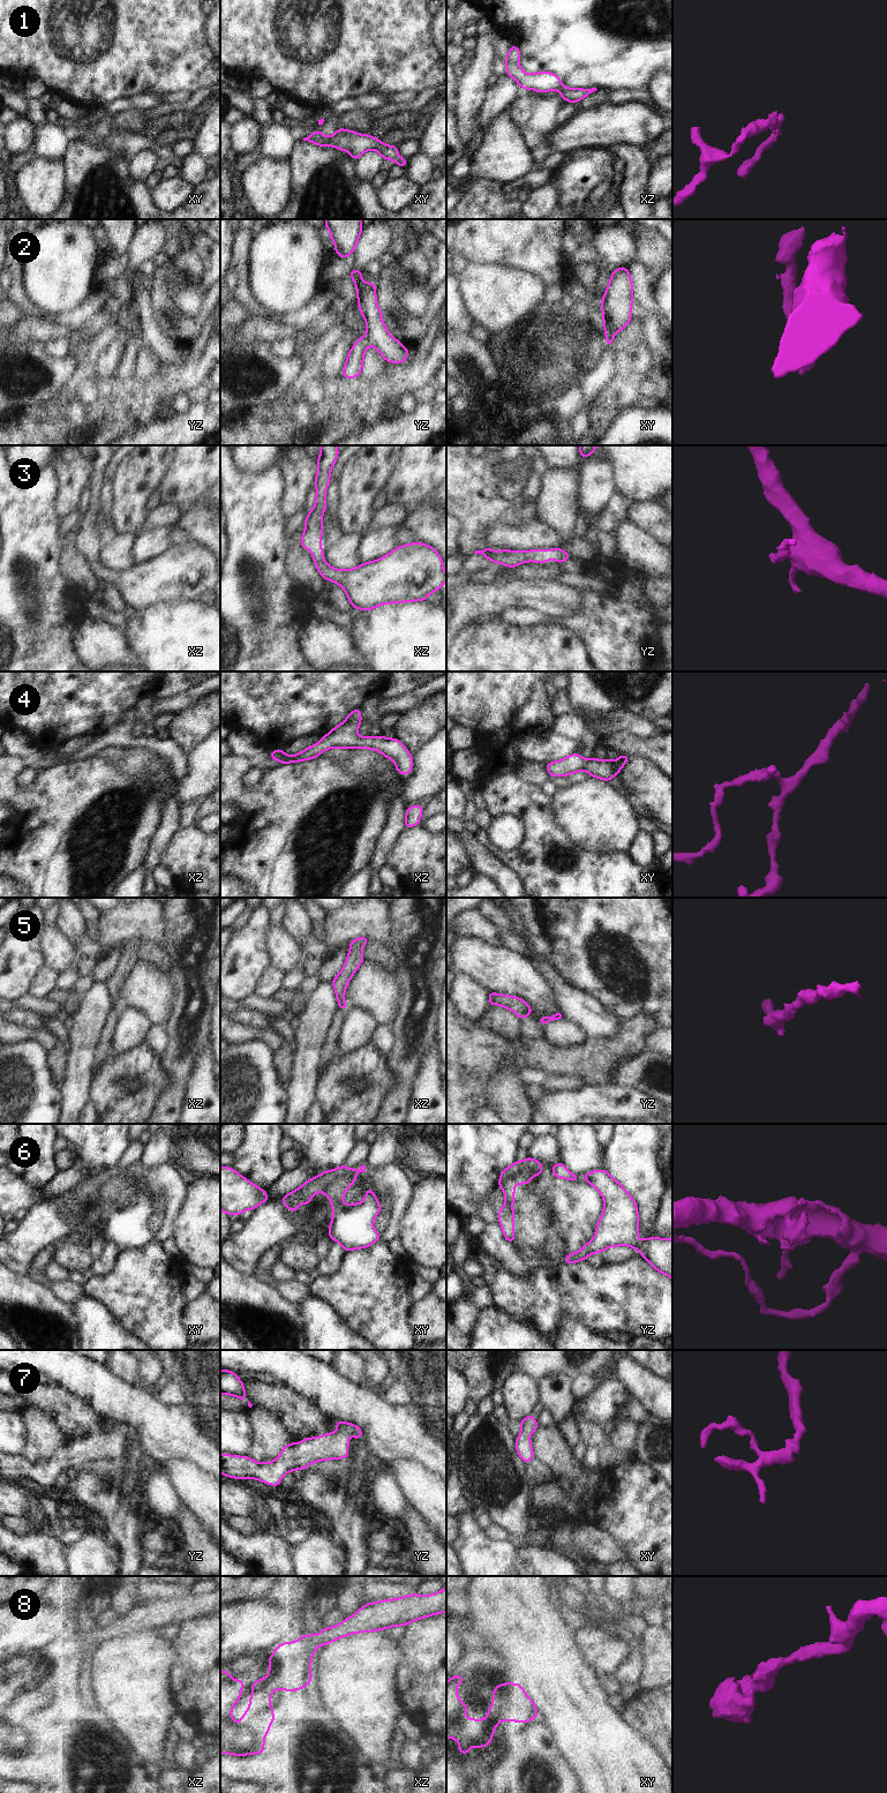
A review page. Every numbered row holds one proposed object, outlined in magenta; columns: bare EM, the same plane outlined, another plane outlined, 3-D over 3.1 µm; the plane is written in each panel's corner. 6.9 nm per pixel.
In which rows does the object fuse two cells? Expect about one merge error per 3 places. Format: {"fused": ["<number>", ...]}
{"fused": ["2", "6"]}

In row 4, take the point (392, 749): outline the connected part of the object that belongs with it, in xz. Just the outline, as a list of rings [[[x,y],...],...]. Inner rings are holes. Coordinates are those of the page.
[[[360,706],[351,712],[346,720],[336,726],[329,734],[323,736],[318,743],[294,756],[287,756],[283,749],[273,750],[269,758],[279,760],[283,764],[303,762],[320,757],[322,751],[331,748],[366,748],[379,751],[388,759],[396,763],[396,770],[403,775],[412,772],[413,758],[408,750],[398,738],[385,738],[381,736],[358,736],[358,727],[361,725]]]

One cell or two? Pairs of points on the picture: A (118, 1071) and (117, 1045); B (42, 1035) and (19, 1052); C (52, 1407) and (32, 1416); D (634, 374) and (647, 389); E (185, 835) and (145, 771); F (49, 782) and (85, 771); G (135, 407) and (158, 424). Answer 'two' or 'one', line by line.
A: two
B: two
C: two
D: two
E: two
F: one
G: two

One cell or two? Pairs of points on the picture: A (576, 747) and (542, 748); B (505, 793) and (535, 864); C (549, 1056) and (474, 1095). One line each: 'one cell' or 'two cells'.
A: one cell
B: one cell
C: one cell

